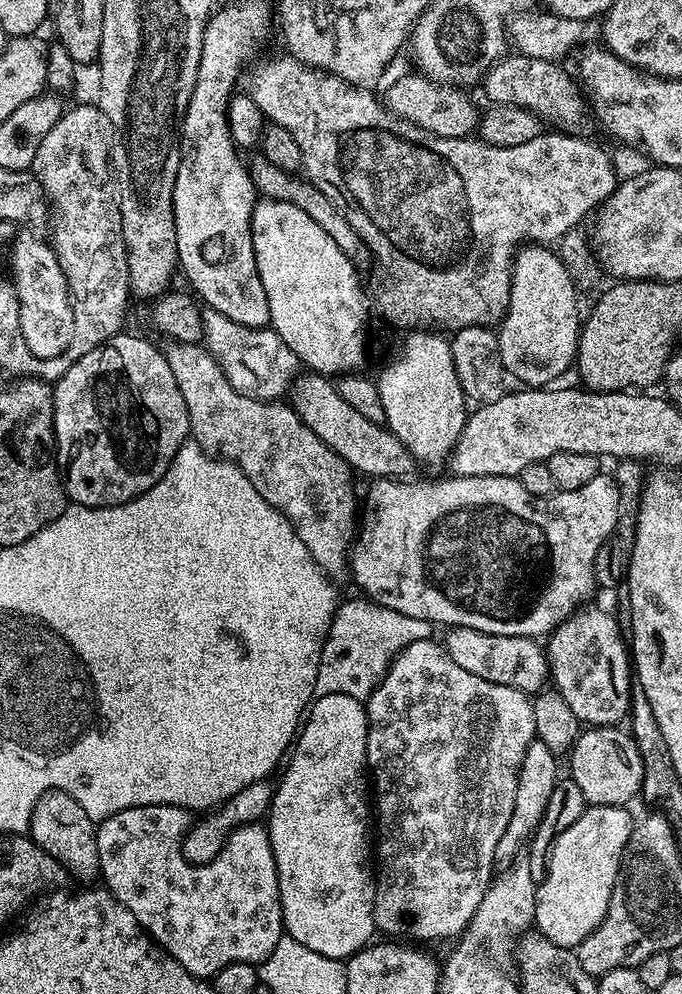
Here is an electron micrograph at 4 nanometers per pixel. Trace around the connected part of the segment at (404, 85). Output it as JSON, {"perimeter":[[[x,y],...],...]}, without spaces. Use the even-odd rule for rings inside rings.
{"perimeter":[[[419,73],[406,74],[395,80],[388,88],[388,108],[396,116],[417,124],[429,137],[458,138],[463,140],[477,131],[482,119],[476,113],[476,104],[467,96],[467,91],[451,84],[438,84]]]}

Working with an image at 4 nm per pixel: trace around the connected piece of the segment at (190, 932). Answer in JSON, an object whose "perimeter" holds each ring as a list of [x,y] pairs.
{"perimeter":[[[173,804],[134,806],[126,810],[118,810],[118,814],[110,814],[110,818],[99,821],[96,829],[98,862],[100,863],[98,872],[101,877],[104,875],[103,887],[112,892],[114,898],[118,898],[118,902],[122,902],[122,906],[126,906],[126,910],[130,910],[130,914],[134,914],[134,918],[138,918],[138,922],[143,926],[144,931],[160,947],[165,948],[178,962],[182,962],[182,966],[186,966],[186,970],[191,976],[210,978],[214,974],[218,974],[218,970],[222,970],[222,966],[230,966],[230,962],[246,962],[259,966],[264,963],[266,958],[270,958],[274,946],[278,946],[280,937],[285,935],[284,915],[280,909],[278,874],[276,873],[276,863],[274,862],[274,854],[267,831],[259,823],[243,824],[240,828],[235,828],[230,834],[230,838],[224,844],[224,849],[218,854],[218,858],[214,858],[209,864],[190,864],[184,857],[180,841],[183,840],[184,835],[187,834],[193,823],[194,816],[189,809],[179,808]]]}

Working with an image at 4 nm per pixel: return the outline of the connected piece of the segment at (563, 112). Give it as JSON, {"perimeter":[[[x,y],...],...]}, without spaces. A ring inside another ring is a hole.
{"perimeter":[[[505,54],[488,69],[482,89],[489,96],[489,101],[527,108],[541,121],[548,123],[549,120],[553,129],[580,134],[585,131],[584,123],[590,120],[590,105],[573,73],[563,72],[560,67],[559,63],[551,60],[531,60],[528,56]]]}

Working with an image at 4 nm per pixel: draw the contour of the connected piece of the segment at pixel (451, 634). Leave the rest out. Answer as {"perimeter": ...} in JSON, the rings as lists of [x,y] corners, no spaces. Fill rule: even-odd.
{"perimeter":[[[455,626],[445,632],[448,633],[442,639],[442,646],[448,656],[454,658],[462,670],[470,670],[470,674],[478,674],[486,678],[486,682],[517,688],[525,694],[535,694],[549,683],[548,653],[539,639],[530,636],[495,636],[482,630]]]}

